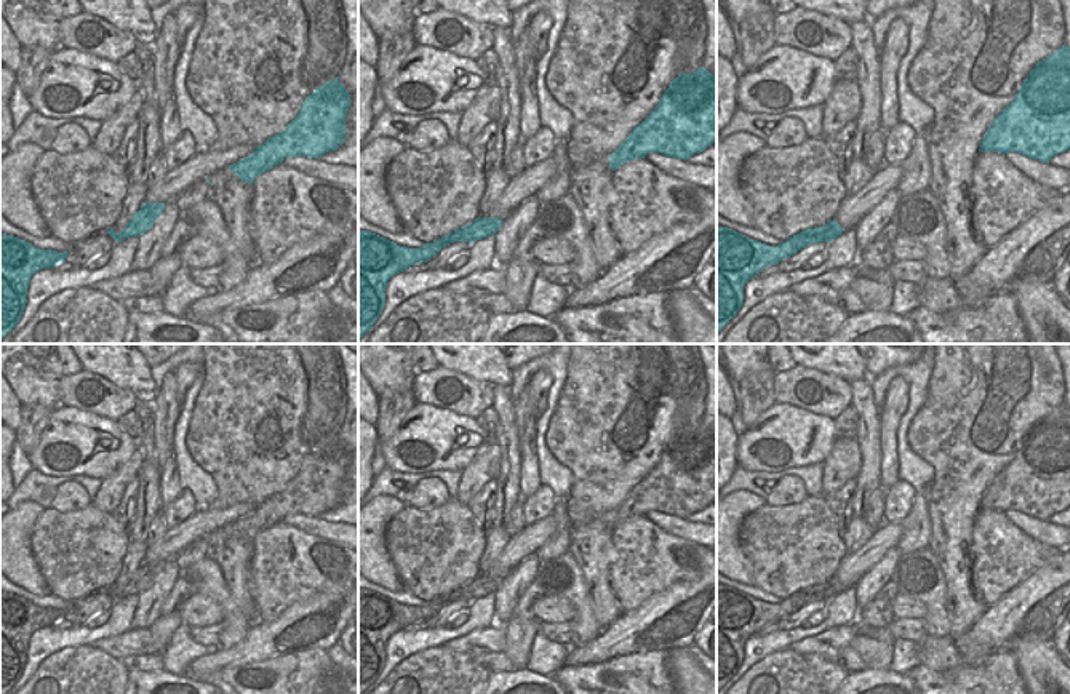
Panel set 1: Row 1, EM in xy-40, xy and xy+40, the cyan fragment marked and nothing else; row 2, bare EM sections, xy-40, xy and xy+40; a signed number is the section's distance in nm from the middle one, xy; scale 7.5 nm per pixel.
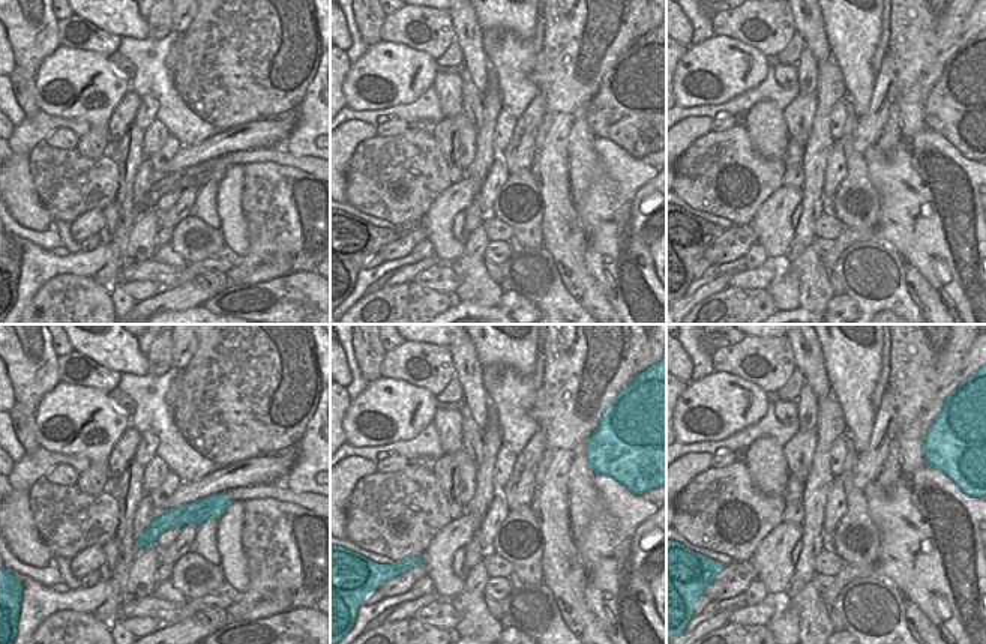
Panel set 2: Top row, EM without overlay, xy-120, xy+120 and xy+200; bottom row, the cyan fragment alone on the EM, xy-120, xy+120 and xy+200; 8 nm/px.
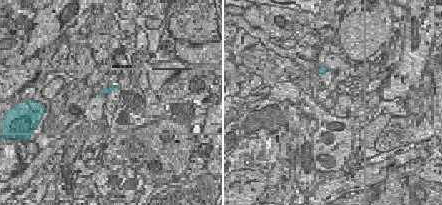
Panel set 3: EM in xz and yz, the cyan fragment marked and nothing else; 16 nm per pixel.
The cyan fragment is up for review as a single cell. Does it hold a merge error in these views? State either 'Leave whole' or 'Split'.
Leave whole

